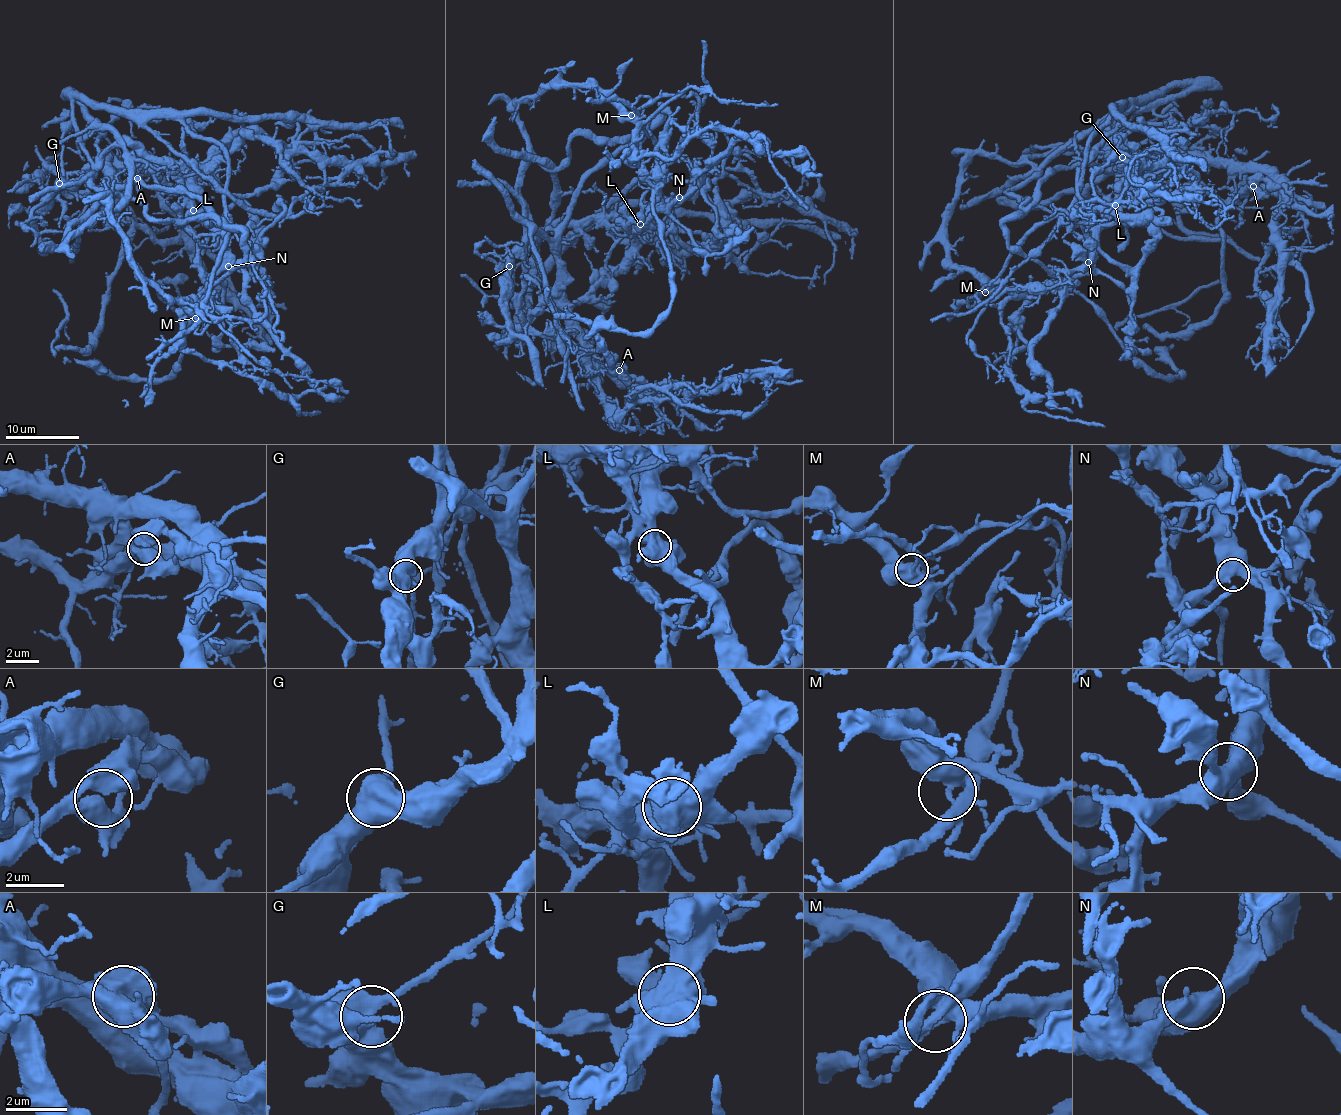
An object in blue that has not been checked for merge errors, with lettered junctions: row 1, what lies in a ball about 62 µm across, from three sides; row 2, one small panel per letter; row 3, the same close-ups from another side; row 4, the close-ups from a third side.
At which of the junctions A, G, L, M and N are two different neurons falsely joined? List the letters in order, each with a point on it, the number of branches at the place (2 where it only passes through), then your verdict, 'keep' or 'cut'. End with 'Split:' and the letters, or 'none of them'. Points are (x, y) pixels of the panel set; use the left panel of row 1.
A: (137, 178) | 2 | keep
G: (59, 183) | 2 | keep
L: (193, 210) | 3 | cut
M: (195, 318) | 1 | cut
N: (228, 266) | 3 | keep
Split: L, M

